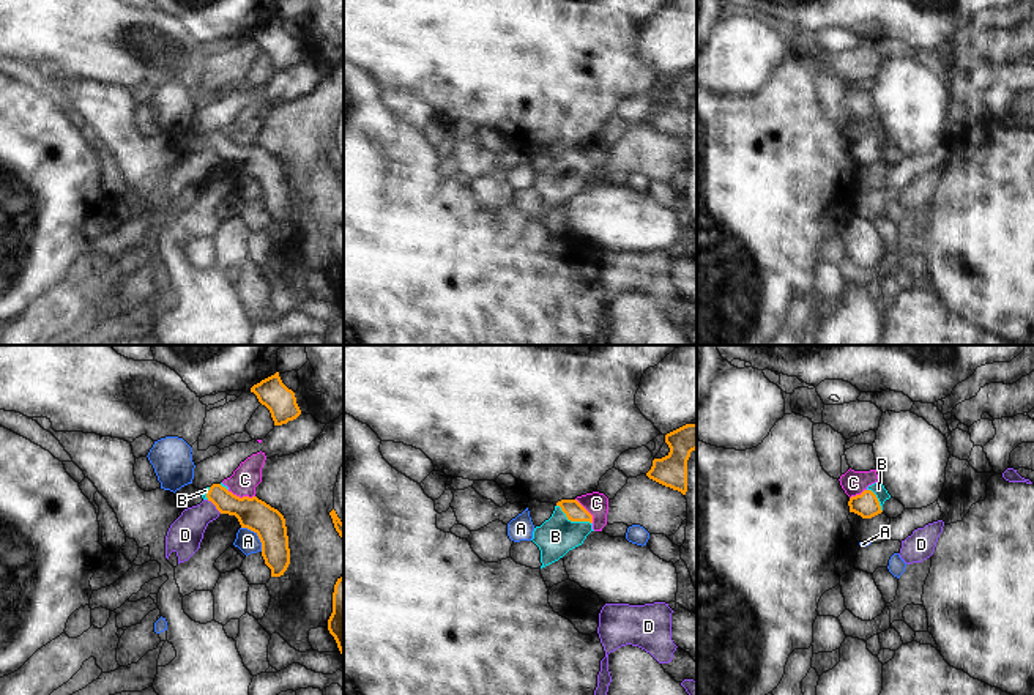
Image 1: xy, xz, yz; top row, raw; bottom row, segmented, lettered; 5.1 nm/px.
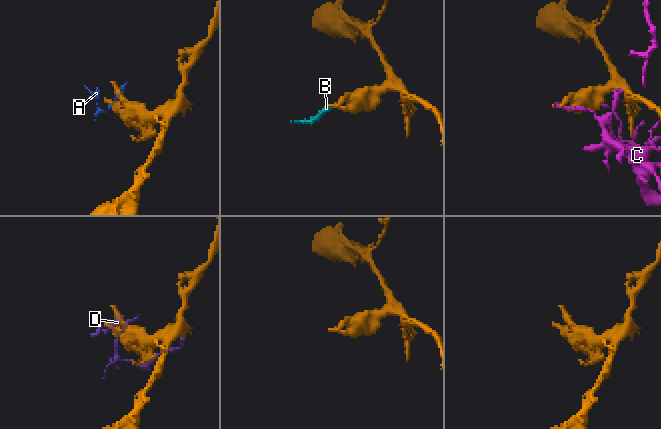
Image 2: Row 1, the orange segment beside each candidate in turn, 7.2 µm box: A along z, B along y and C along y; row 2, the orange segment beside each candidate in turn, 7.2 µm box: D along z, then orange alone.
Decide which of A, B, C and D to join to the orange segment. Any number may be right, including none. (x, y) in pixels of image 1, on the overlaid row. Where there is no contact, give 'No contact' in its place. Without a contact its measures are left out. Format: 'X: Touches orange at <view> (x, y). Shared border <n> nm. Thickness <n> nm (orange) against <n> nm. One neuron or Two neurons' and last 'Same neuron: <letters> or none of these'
A: Touches orange at xy (257, 535). Shared border 170 nm. Thickness 160 nm (orange) against 120 nm. Two neurons
B: Touches orange at xz (574, 520). Shared border 200 nm. Thickness 100 nm (orange) against 190 nm. One neuron
C: Touches orange at xy (243, 497). Shared border 150 nm. Thickness 160 nm (orange) against 140 nm. Two neurons
D: Touches orange at xy (215, 505). Shared border 100 nm. Thickness 160 nm (orange) against 180 nm. Two neurons
Same neuron: B.

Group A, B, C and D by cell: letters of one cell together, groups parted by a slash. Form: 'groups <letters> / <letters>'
groups A D / B / C

